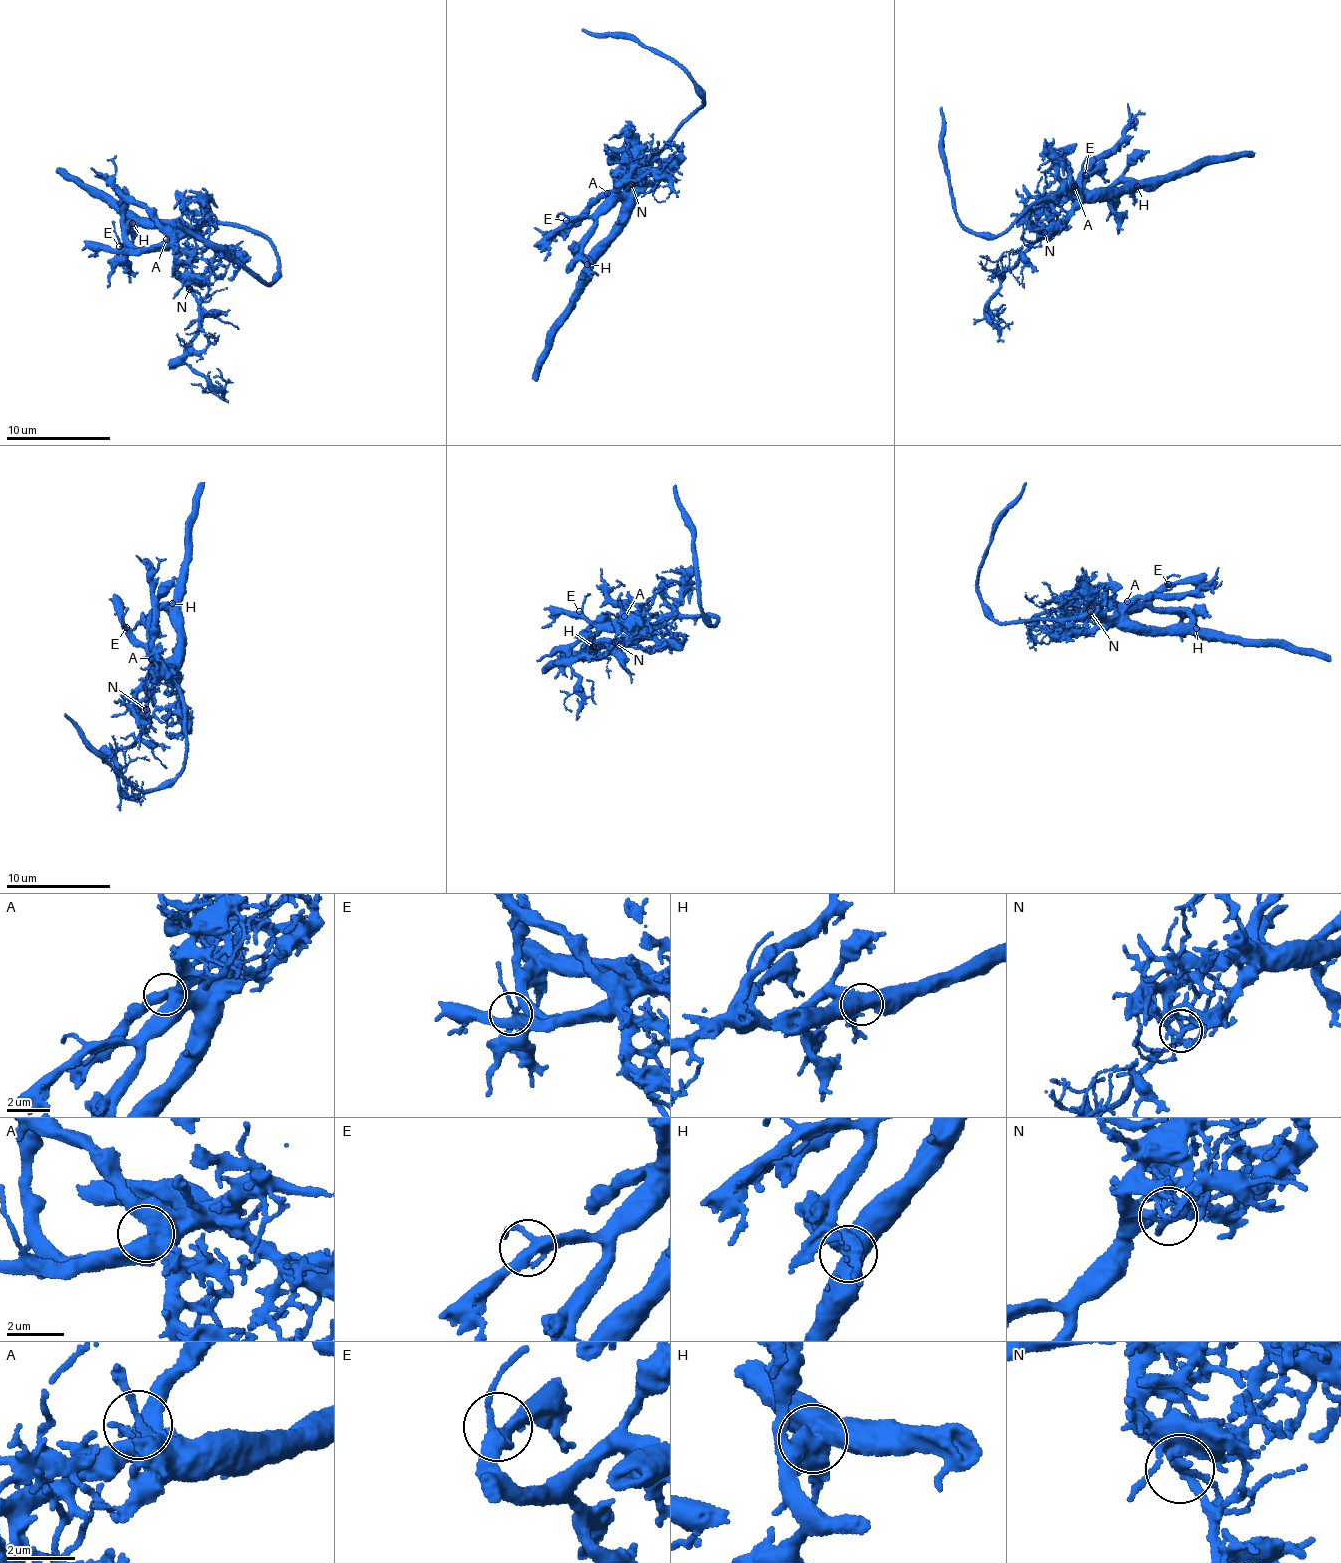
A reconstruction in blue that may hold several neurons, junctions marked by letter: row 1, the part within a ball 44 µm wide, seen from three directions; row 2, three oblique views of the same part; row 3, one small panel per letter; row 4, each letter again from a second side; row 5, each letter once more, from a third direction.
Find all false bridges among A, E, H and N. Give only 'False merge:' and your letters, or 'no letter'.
False merge: N

